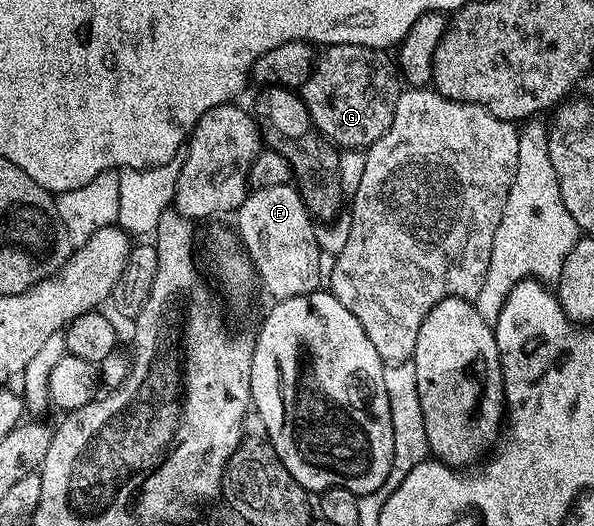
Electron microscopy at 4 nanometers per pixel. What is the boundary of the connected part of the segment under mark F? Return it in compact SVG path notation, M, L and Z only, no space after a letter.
M292 183L249 190L242 205L234 212L234 219L234 230L242 237L259 282L273 295L273 300L309 295L321 286L322 252L316 240L317 224Z

